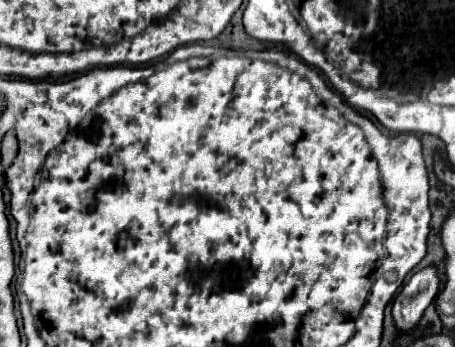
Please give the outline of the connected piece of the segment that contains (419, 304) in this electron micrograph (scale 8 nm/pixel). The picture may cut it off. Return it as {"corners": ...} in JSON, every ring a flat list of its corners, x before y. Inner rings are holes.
{"corners":[[434,267,418,271,400,295,394,299,392,317,398,331,410,331,418,325,424,309,434,301,438,293,438,275]]}

